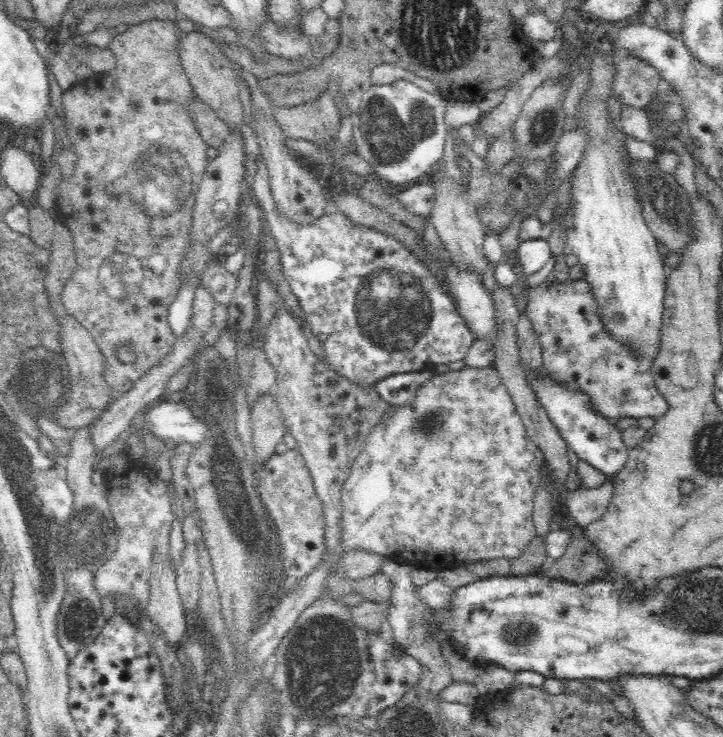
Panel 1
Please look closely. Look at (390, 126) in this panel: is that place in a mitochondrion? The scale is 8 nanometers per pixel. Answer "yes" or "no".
yes

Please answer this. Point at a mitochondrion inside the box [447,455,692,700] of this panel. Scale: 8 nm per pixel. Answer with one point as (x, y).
(518, 635)

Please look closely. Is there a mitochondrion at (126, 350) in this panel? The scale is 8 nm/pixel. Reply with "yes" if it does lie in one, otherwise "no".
no

